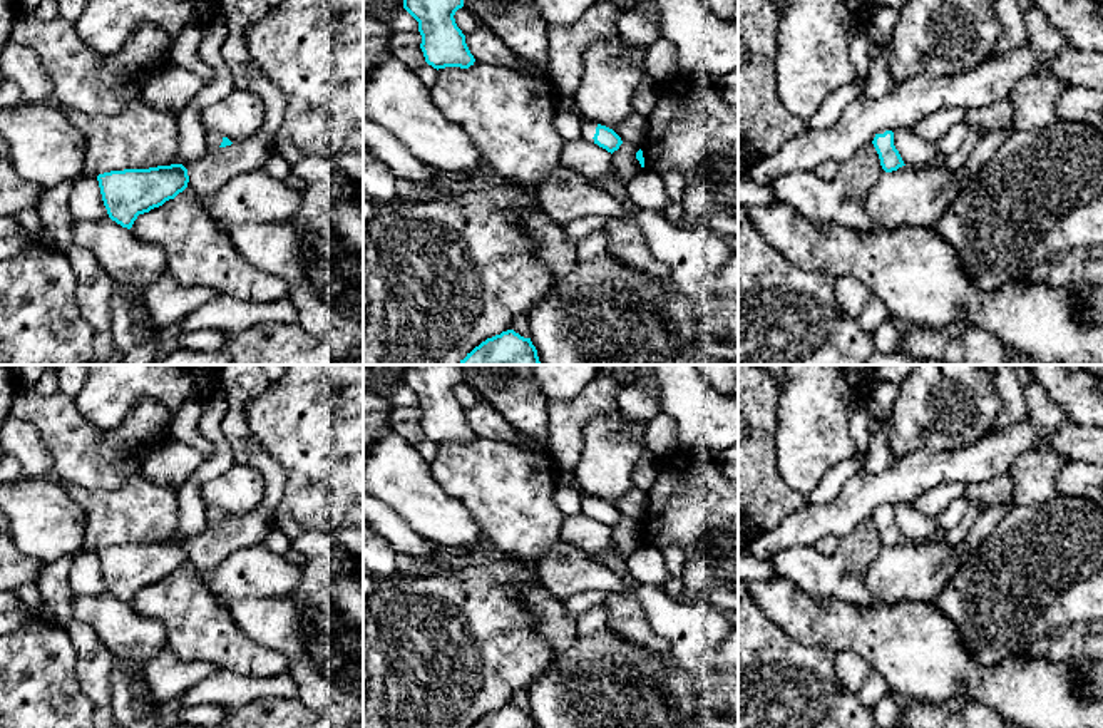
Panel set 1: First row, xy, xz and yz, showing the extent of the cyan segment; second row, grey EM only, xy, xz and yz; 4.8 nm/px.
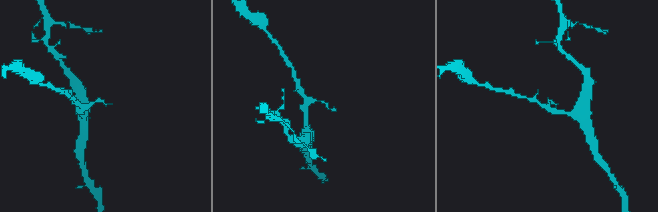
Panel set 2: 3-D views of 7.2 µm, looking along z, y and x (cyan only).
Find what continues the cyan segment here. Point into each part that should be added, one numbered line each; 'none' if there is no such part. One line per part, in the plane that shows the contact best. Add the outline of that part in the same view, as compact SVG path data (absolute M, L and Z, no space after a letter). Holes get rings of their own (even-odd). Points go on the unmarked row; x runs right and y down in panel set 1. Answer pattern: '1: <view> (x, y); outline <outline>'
1: xz (588, 502); outline M584 497L582 499L582 514L594 519L593 512L596 509L596 502L598 502L598 499L594 499L594 497Z

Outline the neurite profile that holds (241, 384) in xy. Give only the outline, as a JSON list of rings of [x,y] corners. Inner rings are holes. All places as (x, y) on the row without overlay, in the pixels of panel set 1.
[[[221,365],[219,382],[228,400],[221,427],[233,447],[234,462],[258,470],[264,490],[261,500],[248,514],[226,522],[208,522],[203,532],[182,539],[189,551],[187,564],[201,577],[234,551],[263,544],[273,529],[273,515],[285,489],[283,467],[266,450],[249,452],[244,447],[244,440],[253,435],[244,407],[268,388],[269,378],[258,365]]]

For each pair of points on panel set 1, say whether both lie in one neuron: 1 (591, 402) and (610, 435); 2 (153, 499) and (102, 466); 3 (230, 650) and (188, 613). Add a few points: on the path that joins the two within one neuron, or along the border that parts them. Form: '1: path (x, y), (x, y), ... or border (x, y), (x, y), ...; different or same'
1: border (618, 409), (596, 414), (588, 422), (581, 451); different
2: border (139, 471), (117, 487), (86, 489); different
3: path (220, 640), (198, 623); same

